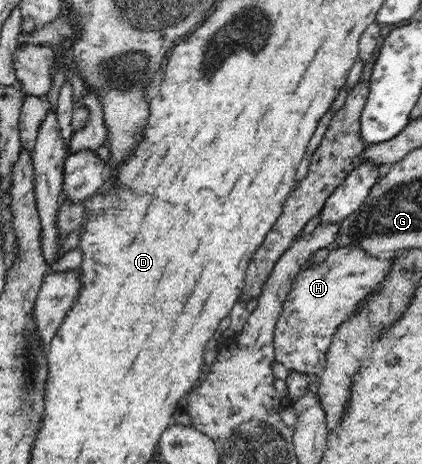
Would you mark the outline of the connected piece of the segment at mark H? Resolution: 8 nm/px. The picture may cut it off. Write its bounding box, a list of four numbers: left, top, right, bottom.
[274,246,392,376]

